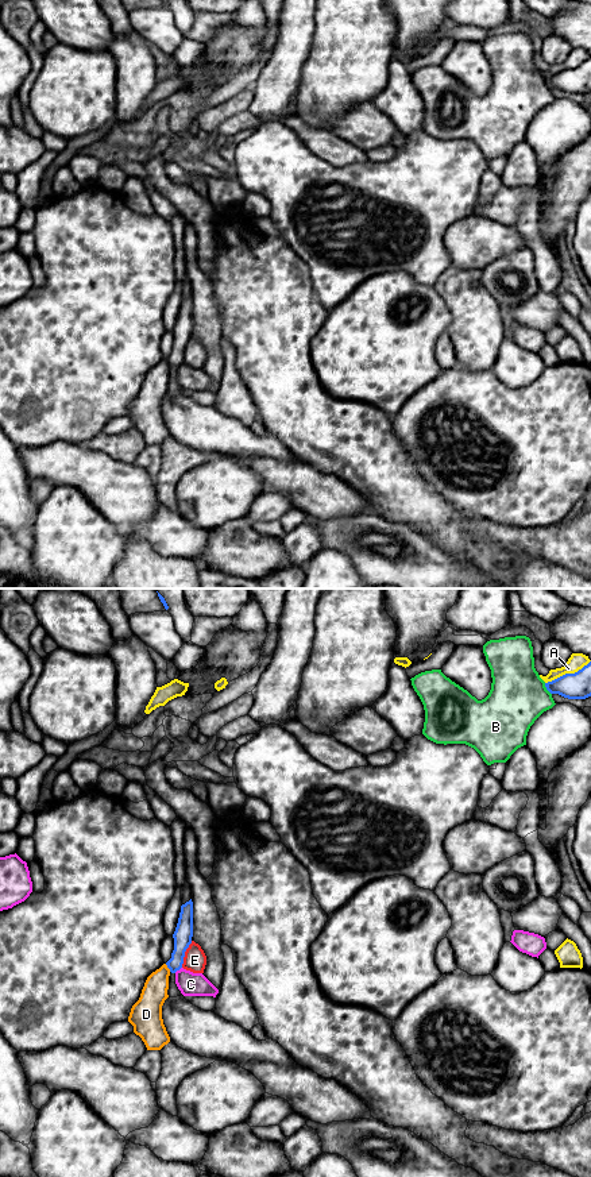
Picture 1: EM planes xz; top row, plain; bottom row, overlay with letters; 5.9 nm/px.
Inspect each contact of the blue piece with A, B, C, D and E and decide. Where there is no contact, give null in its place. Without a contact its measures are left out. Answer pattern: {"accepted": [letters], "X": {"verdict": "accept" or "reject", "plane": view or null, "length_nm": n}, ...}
{"accepted": [], "A": {"verdict": "reject", "plane": "xz", "length_nm": 300}, "B": {"verdict": "reject", "plane": "xz", "length_nm": 80}, "C": {"verdict": "reject", "plane": "xz", "length_nm": 60}, "D": {"verdict": "reject", "plane": "xz", "length_nm": 60}, "E": {"verdict": "reject", "plane": "xz", "length_nm": 170}}

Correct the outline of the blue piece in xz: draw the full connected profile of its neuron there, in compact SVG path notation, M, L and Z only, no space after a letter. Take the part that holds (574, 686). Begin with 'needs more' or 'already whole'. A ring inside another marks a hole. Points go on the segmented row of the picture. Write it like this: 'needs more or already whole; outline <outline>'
already whole; outline M591 661L575 674L565 674L545 683L551 694L568 699L586 699L591 696Z

